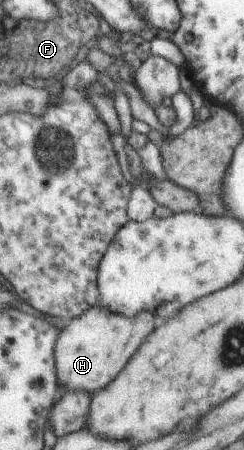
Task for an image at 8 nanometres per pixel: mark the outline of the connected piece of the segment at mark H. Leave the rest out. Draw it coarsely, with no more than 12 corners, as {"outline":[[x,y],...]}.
{"outline":[[97,304],[56,344],[68,390],[109,386],[155,330],[153,314]]}

